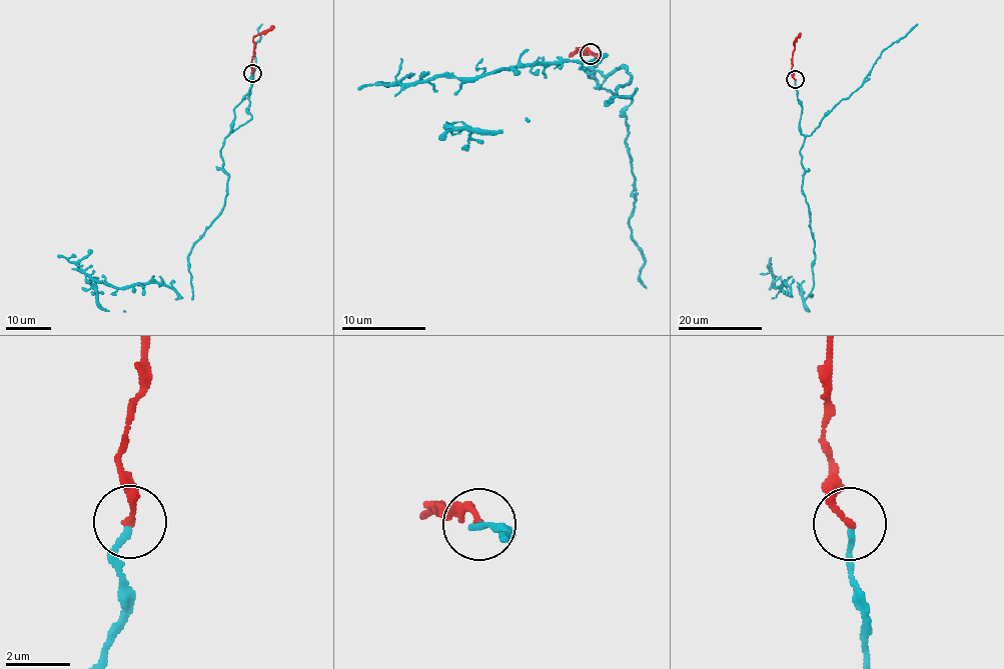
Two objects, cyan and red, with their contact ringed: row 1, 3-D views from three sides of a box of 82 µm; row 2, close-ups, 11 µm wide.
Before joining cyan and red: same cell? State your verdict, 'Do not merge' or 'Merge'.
Do not merge

